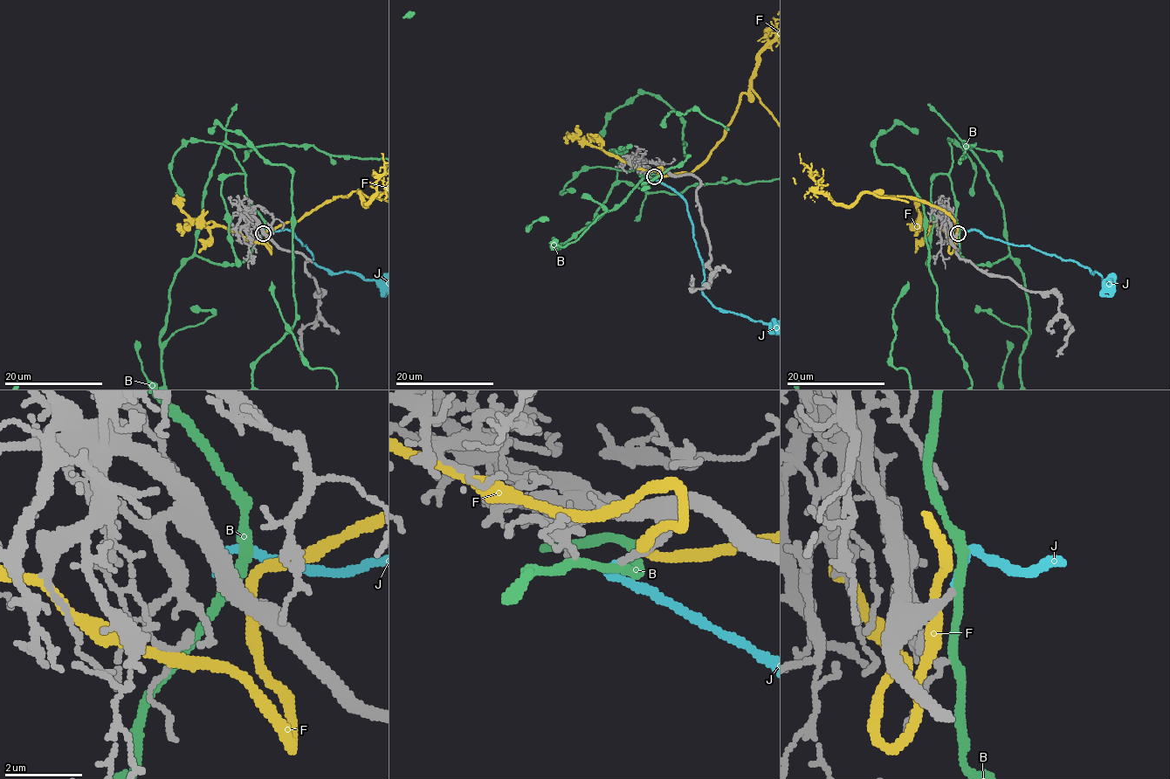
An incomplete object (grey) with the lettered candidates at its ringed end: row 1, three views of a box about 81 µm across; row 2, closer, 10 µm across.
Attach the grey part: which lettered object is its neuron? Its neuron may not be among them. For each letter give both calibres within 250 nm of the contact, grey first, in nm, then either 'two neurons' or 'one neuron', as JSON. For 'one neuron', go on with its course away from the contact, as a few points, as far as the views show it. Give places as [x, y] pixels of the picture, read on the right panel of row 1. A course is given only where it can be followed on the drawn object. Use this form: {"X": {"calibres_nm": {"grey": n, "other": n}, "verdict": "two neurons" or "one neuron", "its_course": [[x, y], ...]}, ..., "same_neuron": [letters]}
{"B": {"calibres_nm": {"grey": 200, "other": 240}, "verdict": "two neurons"}, "F": {"calibres_nm": {"grey": 400, "other": 280}, "verdict": "two neurons"}, "J": {"calibres_nm": {"grey": 200, "other": 240}, "verdict": "one neuron", "its_course": [[959, 233], [960, 228], [975, 229], [987, 237], [1074, 260], [1097, 272], [1112, 290]]}, "same_neuron": ["J"]}

